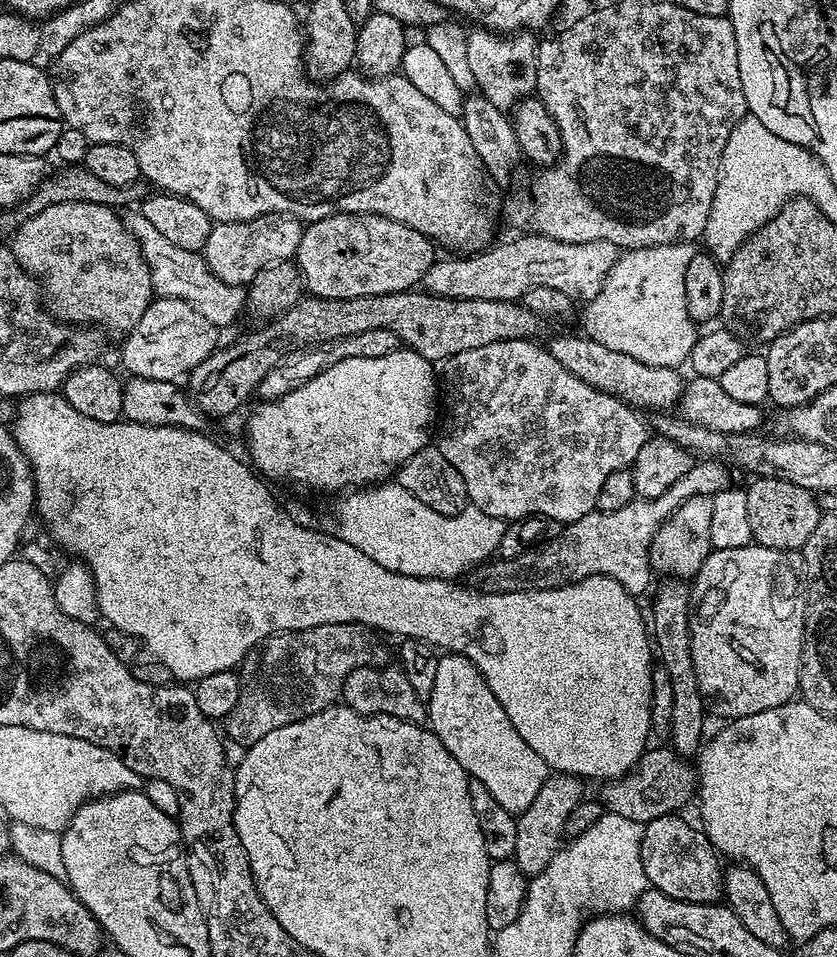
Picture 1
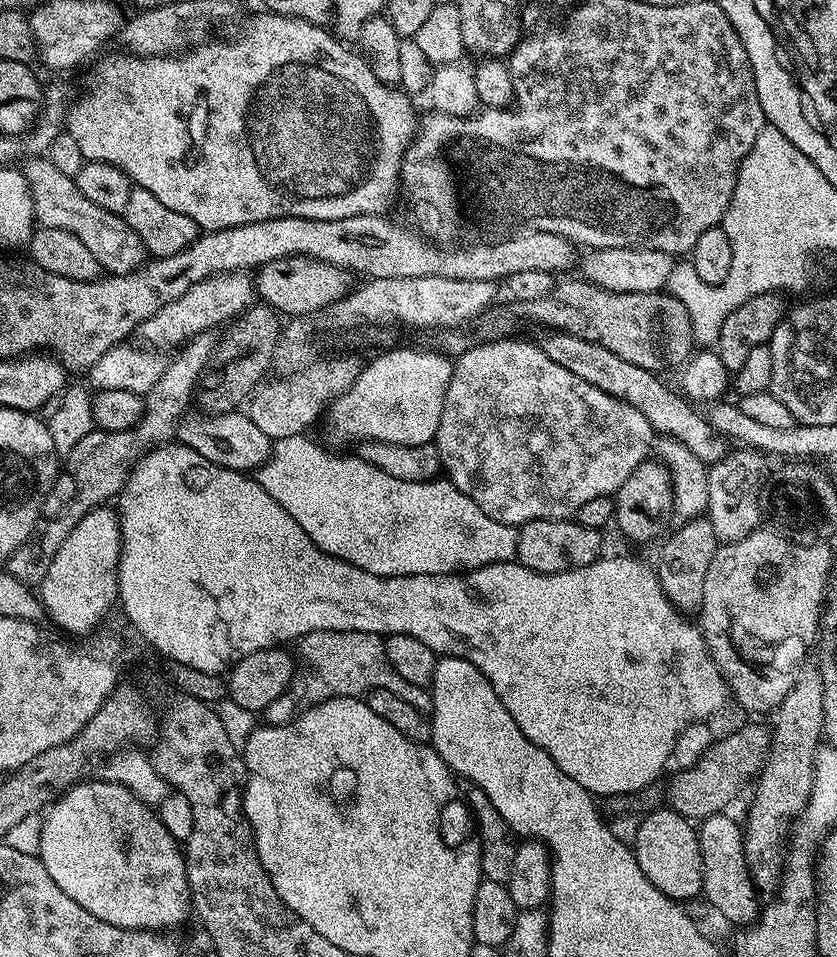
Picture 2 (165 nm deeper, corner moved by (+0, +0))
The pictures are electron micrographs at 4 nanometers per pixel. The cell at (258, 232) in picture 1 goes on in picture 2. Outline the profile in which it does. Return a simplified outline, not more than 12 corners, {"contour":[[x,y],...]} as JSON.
{"contour":[[217,272],[138,329],[175,349],[227,325],[254,300],[248,272]]}

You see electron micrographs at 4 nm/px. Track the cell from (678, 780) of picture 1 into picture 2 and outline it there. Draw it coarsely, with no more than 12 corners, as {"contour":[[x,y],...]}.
{"contour":[[748,724],[676,772],[666,804],[719,816],[760,775],[773,733]]}

